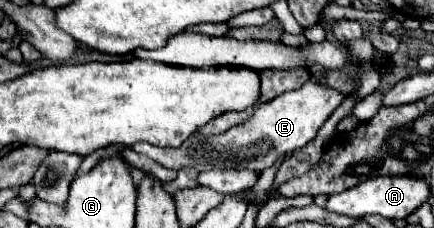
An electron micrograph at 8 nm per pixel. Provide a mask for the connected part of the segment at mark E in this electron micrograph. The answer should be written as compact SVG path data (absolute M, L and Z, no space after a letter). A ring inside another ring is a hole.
M311 78L303 88L295 92L285 92L275 100L261 104L251 120L231 128L219 136L189 136L179 148L155 148L147 142L133 144L131 148L137 154L145 154L151 160L167 166L167 168L195 168L199 172L211 170L213 166L219 168L251 168L251 170L265 170L269 168L281 154L289 154L297 148L303 148L309 140L315 138L315 132L325 124L325 120L333 114L333 110L345 100L343 92L327 86L319 78Z

